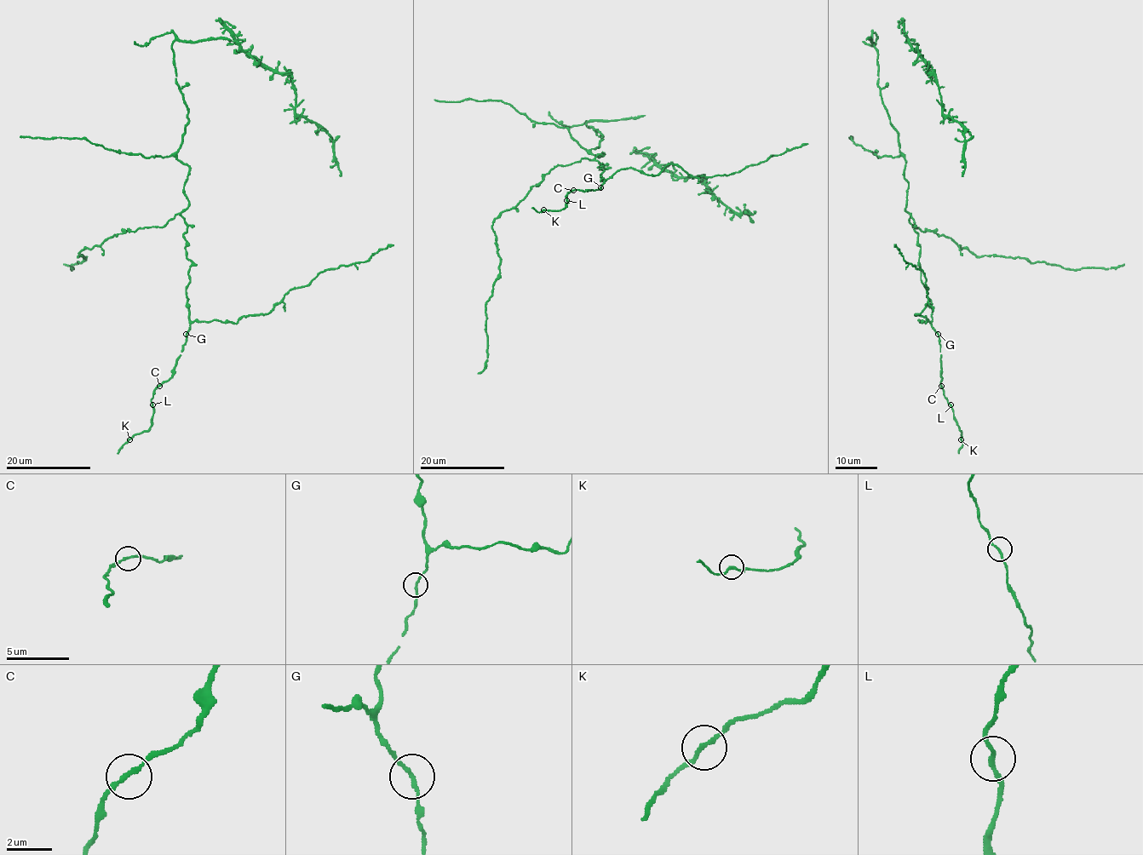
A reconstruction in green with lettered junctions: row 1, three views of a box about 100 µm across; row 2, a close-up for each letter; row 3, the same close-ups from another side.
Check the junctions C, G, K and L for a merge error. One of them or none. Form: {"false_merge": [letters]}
{"false_merge": []}

